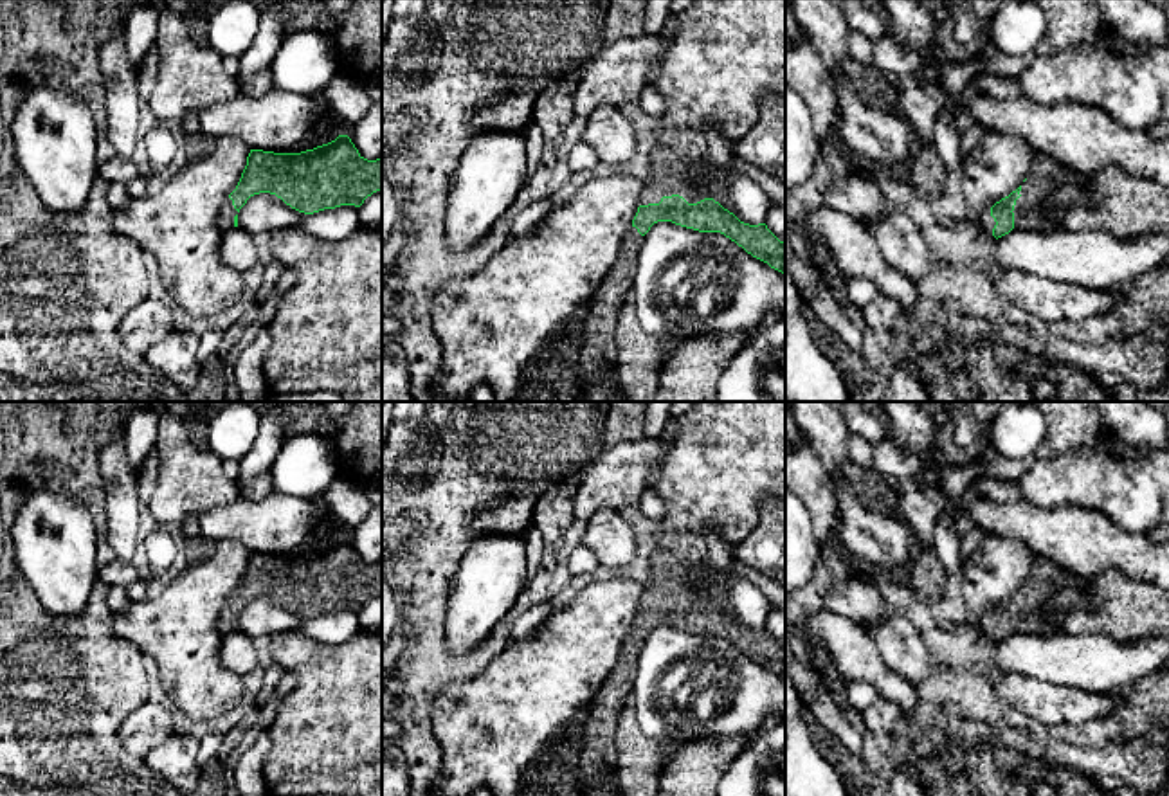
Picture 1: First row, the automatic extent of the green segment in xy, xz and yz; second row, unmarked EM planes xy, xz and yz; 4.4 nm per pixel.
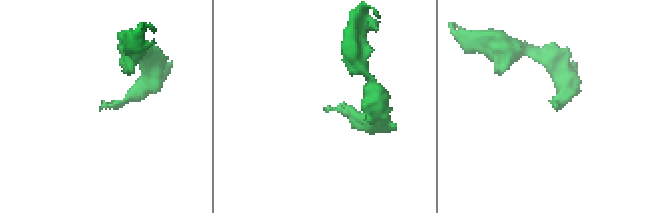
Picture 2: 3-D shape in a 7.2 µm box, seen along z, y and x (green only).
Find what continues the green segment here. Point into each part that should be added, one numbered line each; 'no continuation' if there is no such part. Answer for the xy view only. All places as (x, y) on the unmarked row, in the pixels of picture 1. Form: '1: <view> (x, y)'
1: xy (226, 625)

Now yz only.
1: yz (1043, 577)
2: yz (987, 625)

